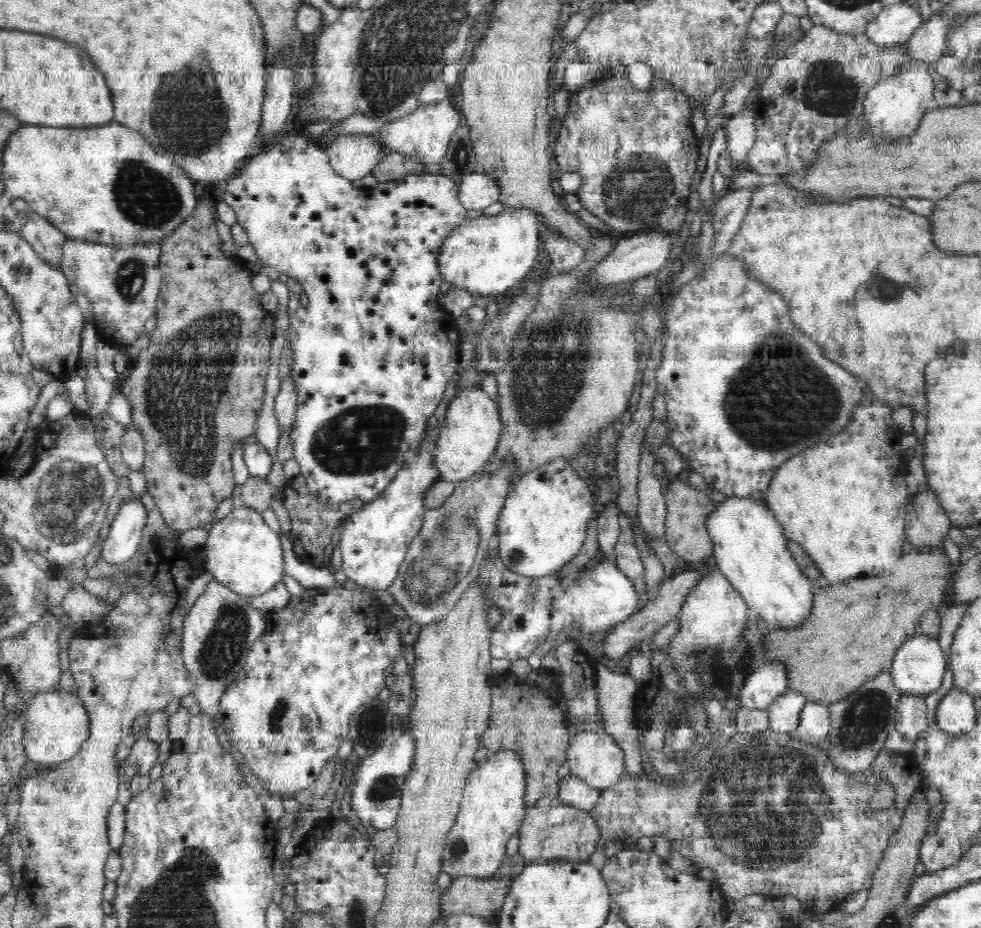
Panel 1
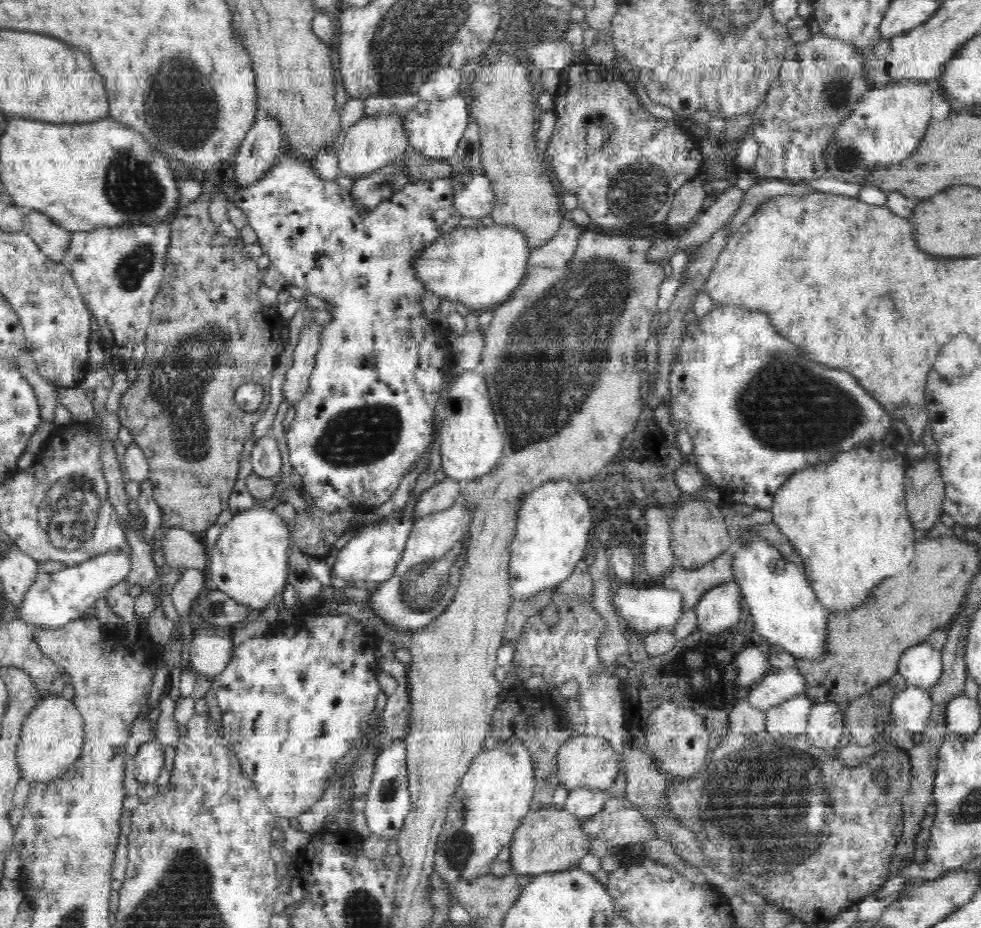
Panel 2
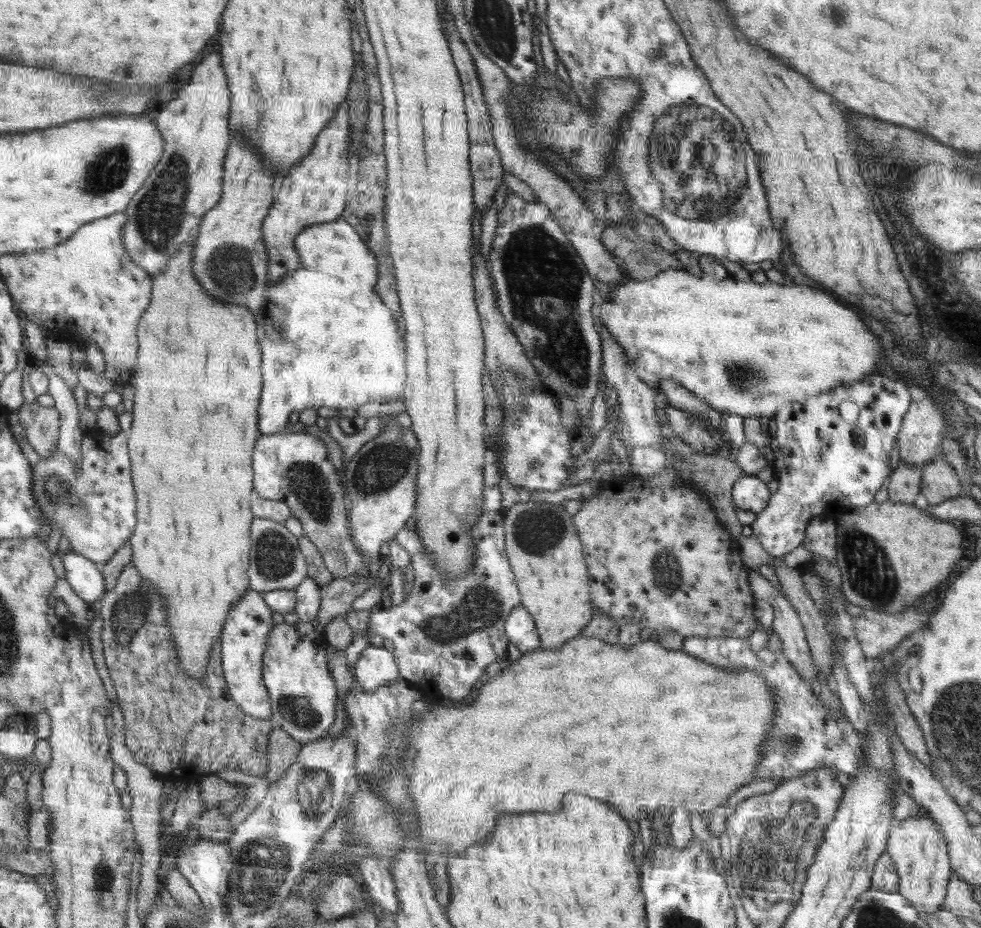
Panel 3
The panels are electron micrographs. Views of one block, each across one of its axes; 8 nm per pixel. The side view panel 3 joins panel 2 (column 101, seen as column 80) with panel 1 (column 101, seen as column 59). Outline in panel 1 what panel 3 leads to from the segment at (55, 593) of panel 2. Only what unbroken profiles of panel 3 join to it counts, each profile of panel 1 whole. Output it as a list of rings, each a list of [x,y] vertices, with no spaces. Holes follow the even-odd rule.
[[[130,494],[120,500],[120,510],[110,524],[110,531],[103,542],[101,556],[110,565],[120,565],[139,549],[148,529],[148,510],[141,496]]]

